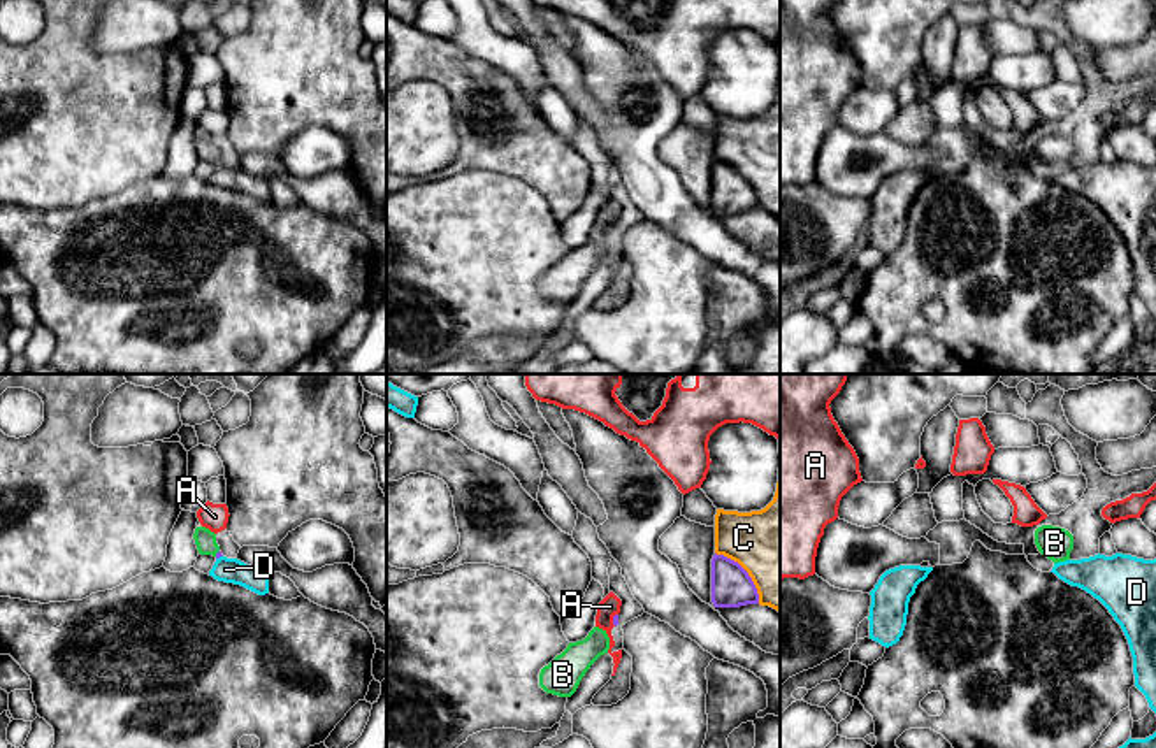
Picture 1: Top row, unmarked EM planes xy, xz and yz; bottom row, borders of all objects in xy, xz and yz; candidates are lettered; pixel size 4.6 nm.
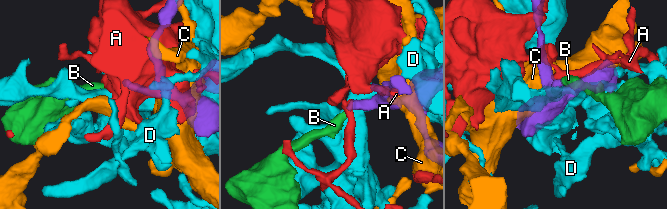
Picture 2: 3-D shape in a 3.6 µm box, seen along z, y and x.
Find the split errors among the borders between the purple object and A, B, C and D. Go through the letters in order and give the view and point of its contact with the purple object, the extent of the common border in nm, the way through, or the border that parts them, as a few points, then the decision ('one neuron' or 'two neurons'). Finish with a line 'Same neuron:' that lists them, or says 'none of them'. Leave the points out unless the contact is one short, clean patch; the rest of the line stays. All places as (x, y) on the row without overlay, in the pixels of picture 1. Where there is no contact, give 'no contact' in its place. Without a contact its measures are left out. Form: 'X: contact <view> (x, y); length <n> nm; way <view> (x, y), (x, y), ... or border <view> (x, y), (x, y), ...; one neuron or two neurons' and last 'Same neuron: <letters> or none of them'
A: contact xz (614, 227); length 70 nm; two neurons
B: contact xy (216, 160); length 40 nm; way xy (218, 160), (216, 160), (206, 150); one neuron
C: contact xz (747, 179); length 320 nm; two neurons
D: contact xy (218, 164); length 40 nm; two neurons
Same neuron: B

